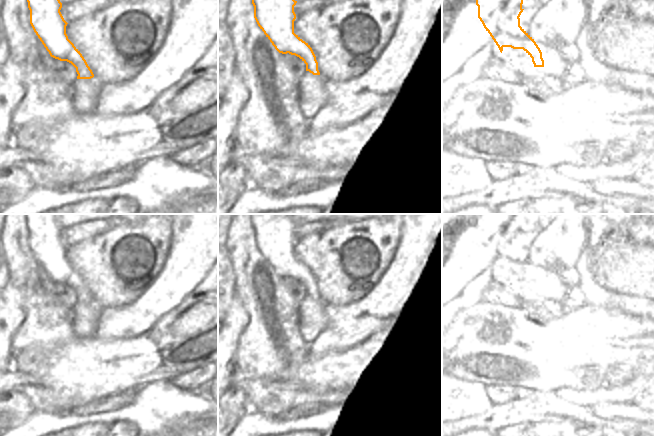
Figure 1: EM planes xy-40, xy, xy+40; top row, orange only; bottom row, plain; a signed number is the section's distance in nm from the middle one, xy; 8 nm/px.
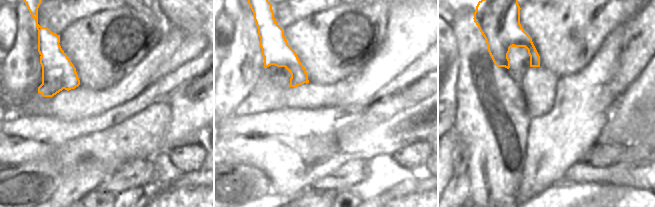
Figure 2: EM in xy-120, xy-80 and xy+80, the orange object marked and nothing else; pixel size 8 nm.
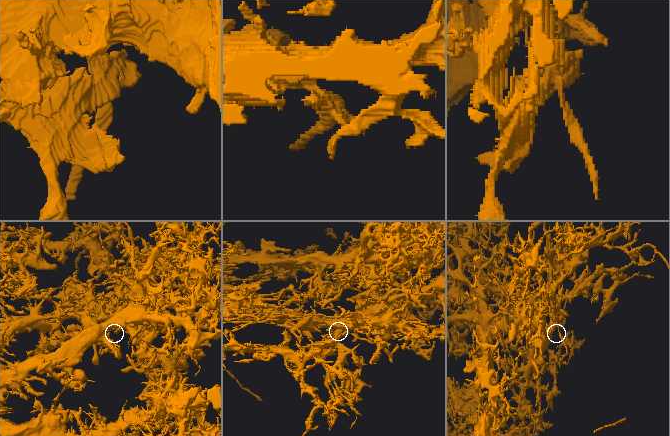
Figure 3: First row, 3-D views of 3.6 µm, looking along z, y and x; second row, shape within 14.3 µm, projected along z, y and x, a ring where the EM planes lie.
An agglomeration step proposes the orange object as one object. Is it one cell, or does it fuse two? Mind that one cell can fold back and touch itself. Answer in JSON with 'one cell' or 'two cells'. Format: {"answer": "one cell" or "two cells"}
{"answer": "two cells"}

